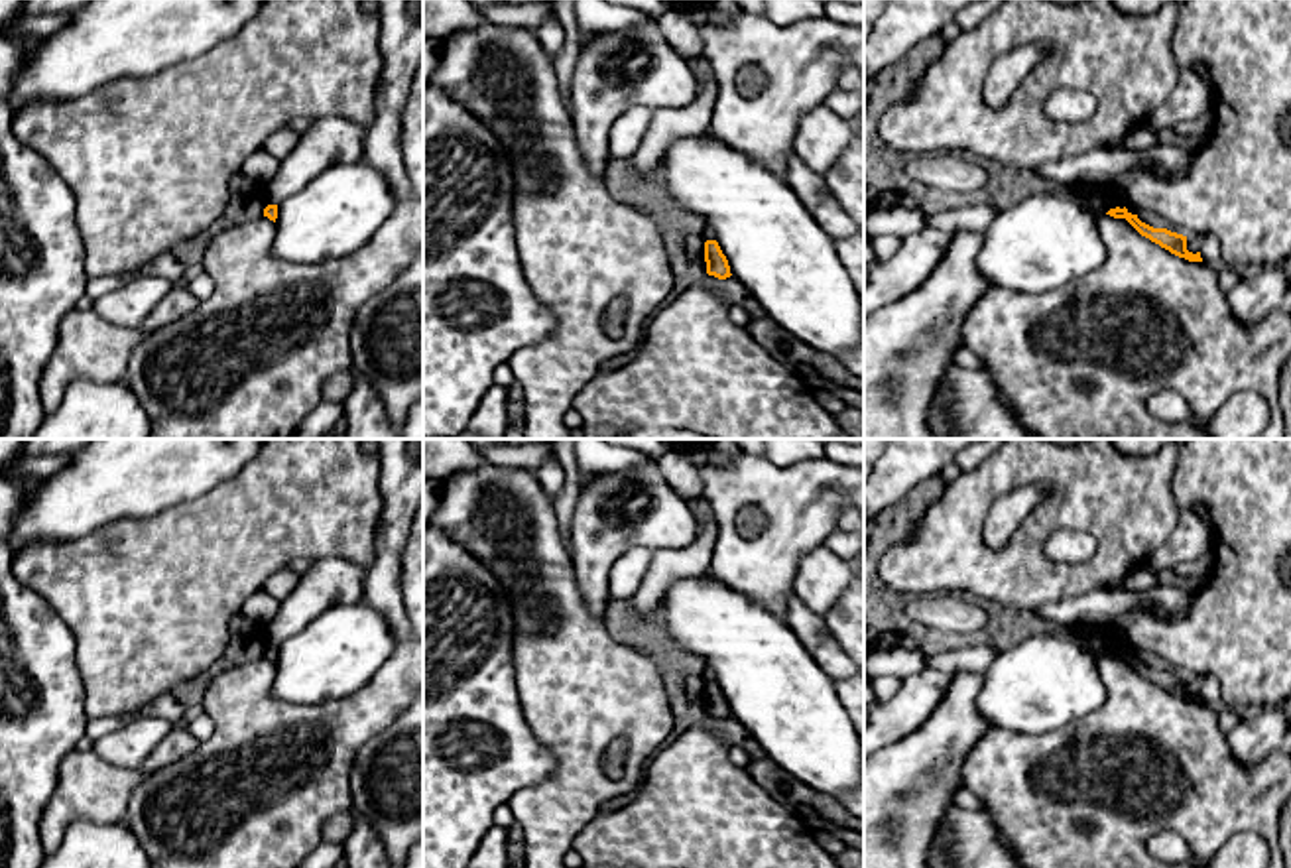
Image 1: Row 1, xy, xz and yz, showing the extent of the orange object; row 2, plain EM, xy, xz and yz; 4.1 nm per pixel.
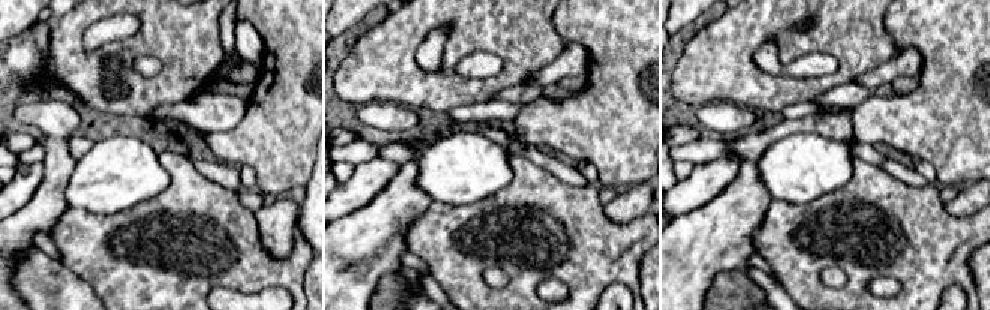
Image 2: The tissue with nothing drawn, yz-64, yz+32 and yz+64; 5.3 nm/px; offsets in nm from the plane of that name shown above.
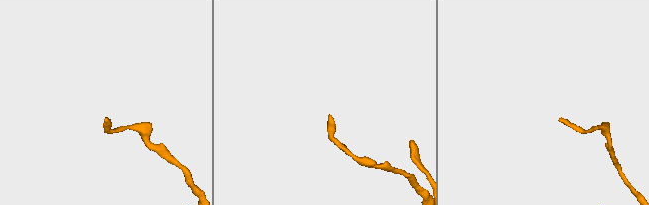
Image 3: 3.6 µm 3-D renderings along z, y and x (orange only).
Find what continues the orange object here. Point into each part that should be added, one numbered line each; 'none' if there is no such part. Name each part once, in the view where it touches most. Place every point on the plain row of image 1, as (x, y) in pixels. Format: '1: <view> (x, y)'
none

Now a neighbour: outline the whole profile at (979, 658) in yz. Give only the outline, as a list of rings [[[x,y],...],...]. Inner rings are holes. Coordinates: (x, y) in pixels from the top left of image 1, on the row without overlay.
[[[990,644],[958,646],[954,650],[943,650],[927,655],[927,669],[939,669],[943,673],[978,673],[984,675],[996,657],[996,650]]]

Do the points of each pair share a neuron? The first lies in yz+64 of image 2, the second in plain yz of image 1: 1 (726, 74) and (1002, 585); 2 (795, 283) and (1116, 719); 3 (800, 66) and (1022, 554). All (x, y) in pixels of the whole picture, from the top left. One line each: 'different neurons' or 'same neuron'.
1: same neuron
2: same neuron
3: different neurons

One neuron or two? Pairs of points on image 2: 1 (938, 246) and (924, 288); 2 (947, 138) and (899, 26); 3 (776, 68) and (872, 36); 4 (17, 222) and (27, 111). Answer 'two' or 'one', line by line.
1: one
2: one
3: two
4: one

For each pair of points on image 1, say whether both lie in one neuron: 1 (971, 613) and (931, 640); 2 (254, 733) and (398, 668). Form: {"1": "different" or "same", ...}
{"1": "different", "2": "same"}

